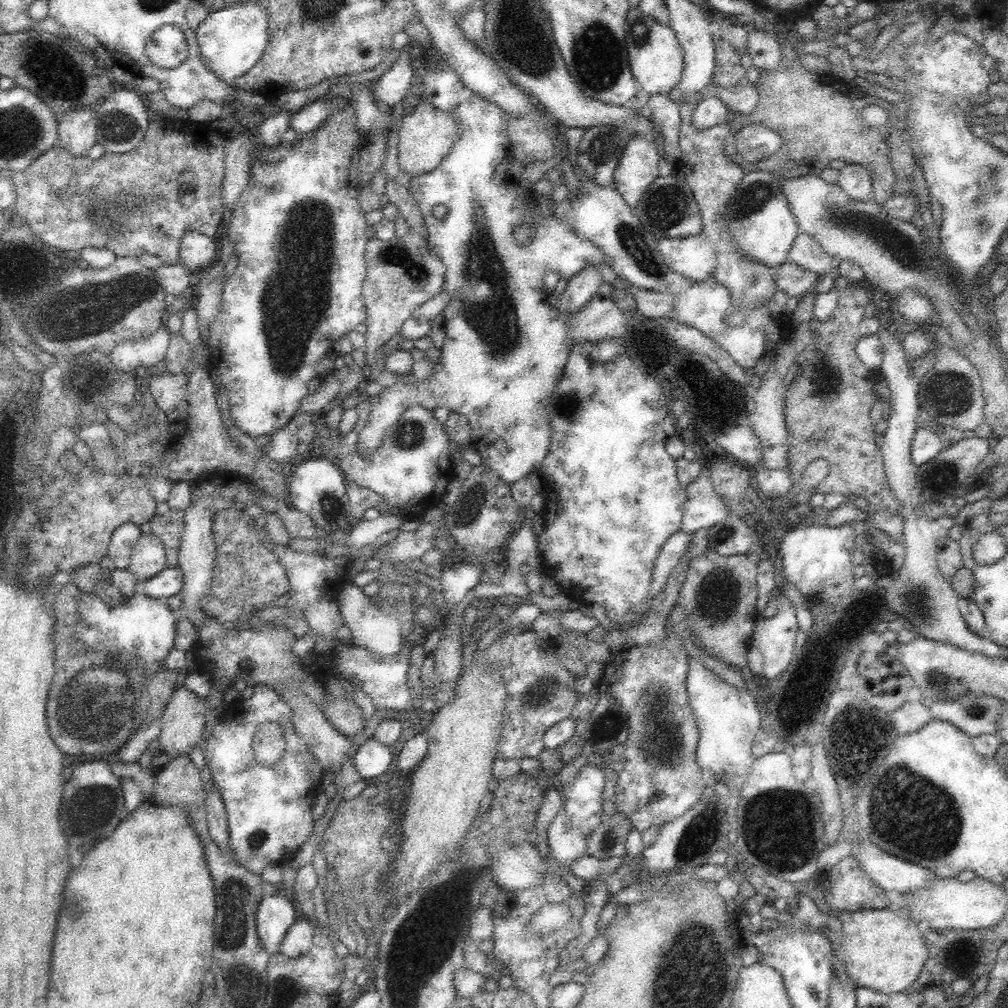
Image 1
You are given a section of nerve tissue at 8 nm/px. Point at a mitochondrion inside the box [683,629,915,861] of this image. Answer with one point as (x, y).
(863, 731)

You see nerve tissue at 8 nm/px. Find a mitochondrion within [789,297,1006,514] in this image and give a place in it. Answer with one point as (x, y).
(950, 396)

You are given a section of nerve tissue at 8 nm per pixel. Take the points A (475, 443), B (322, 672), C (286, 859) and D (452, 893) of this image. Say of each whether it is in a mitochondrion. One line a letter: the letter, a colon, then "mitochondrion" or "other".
A: other
B: other
C: other
D: mitochondrion

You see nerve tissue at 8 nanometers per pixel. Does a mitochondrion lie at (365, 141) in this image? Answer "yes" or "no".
no

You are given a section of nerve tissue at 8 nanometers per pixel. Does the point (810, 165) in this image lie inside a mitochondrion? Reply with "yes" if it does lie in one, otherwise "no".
no

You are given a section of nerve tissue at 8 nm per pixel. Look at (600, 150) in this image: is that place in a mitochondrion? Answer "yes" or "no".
yes

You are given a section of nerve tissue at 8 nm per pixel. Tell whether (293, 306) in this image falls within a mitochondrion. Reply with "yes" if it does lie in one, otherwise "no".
yes

